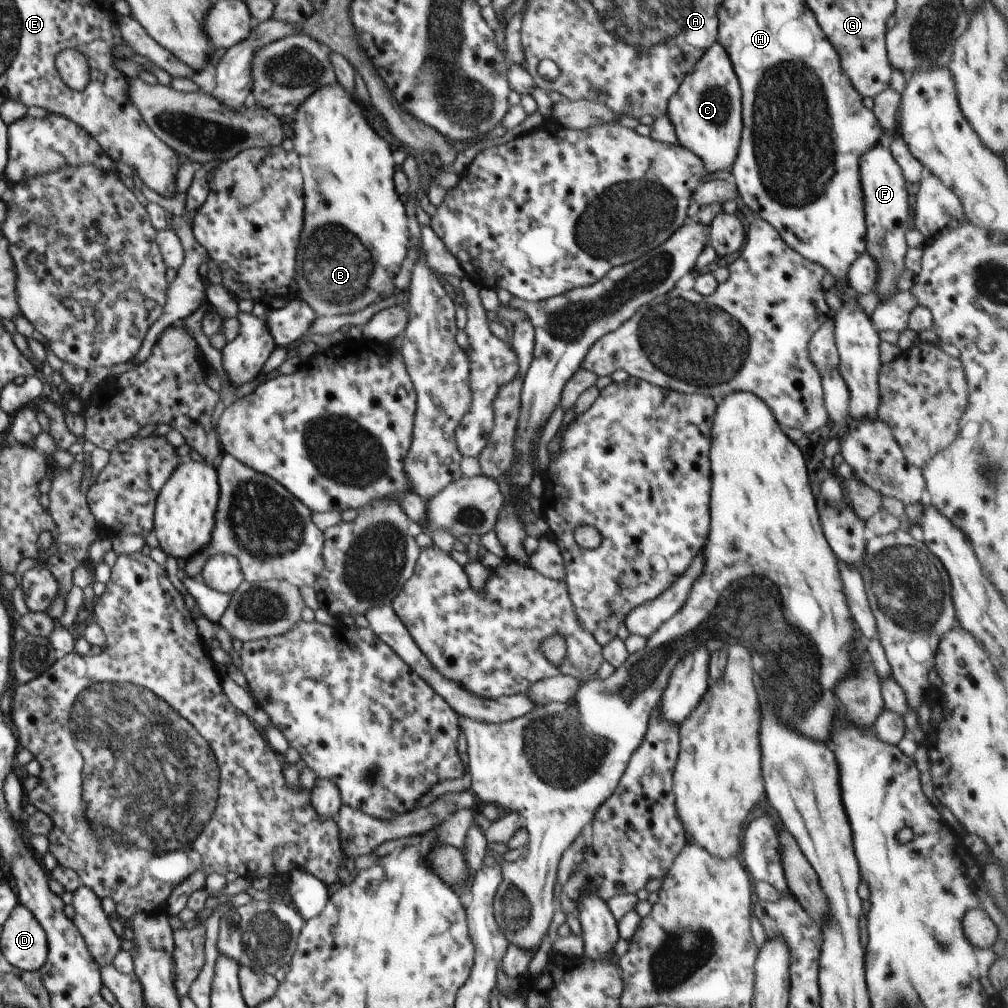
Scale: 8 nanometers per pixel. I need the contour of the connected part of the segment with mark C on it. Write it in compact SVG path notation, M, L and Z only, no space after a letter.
M718 41L708 47L702 58L697 60L697 63L693 66L693 70L685 74L676 94L670 97L667 106L667 117L675 128L678 142L700 158L706 174L719 170L730 170L730 166L736 160L743 131L742 97L741 86L729 54Z

